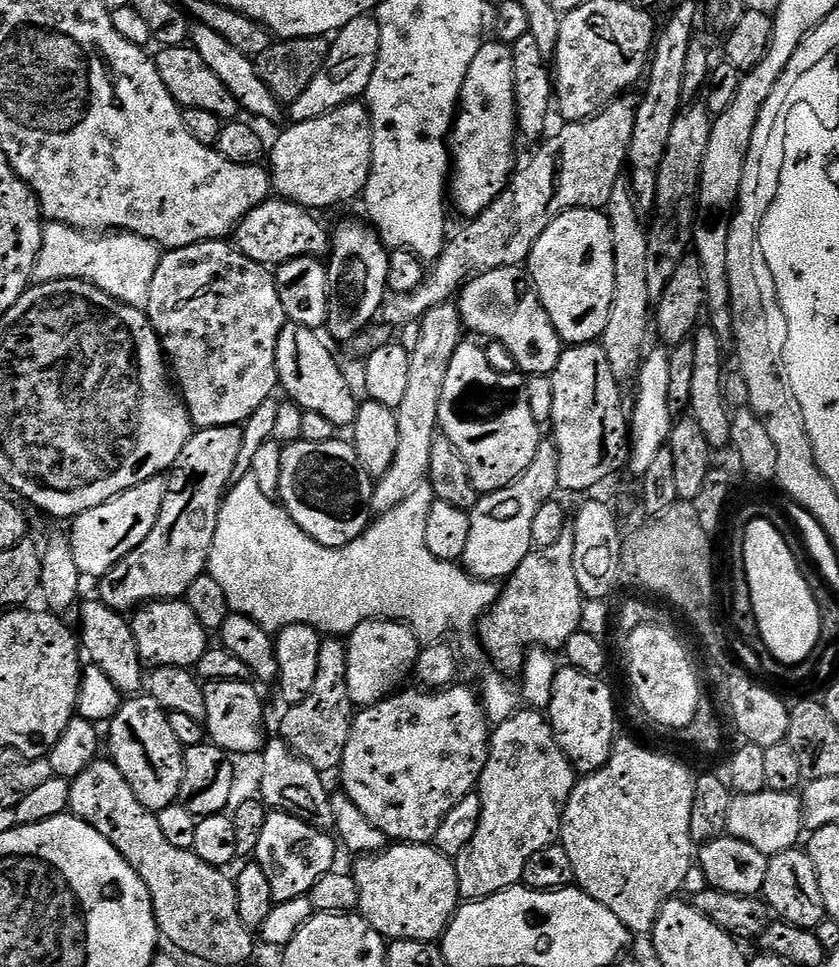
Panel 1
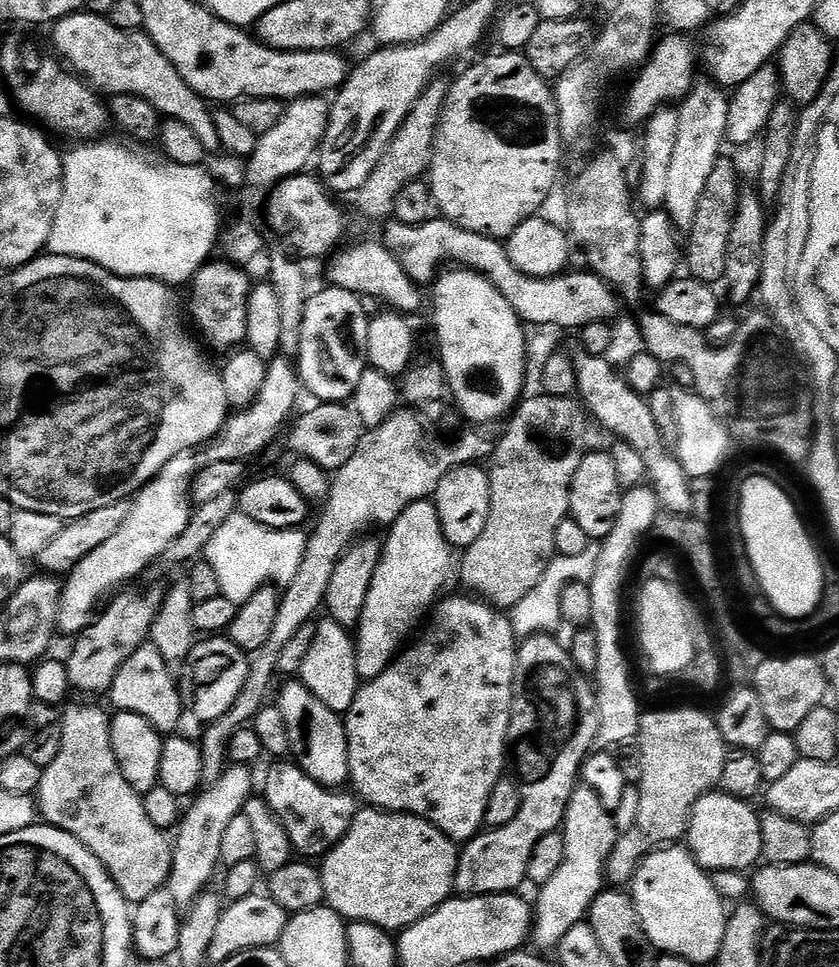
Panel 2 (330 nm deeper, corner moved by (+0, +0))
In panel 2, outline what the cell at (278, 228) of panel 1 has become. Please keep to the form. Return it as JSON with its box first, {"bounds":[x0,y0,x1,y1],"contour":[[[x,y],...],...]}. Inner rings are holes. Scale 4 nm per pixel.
{"bounds":[327,240,421,314],"contour":[[[368,240],[365,244],[352,244],[349,248],[343,248],[341,247],[327,261],[327,263],[329,262],[327,283],[331,287],[352,292],[361,298],[373,296],[374,299],[381,300],[384,306],[401,314],[419,310],[421,285],[415,284],[410,278],[410,274],[406,274],[406,270],[402,270],[398,258],[394,258],[394,254],[390,254],[390,250],[383,242],[376,241],[375,244],[374,241]]]}

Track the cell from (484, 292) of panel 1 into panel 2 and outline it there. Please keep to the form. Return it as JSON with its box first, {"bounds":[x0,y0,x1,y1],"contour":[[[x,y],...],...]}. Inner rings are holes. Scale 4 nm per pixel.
{"bounds":[571,350,693,515],"contour":[[[583,350],[571,353],[574,374],[577,375],[576,390],[591,419],[596,420],[608,432],[616,435],[617,441],[628,443],[638,451],[646,464],[649,485],[655,490],[661,507],[671,515],[689,515],[693,508],[690,479],[677,457],[665,444],[657,422],[650,413],[647,399],[633,390],[625,377],[611,364],[608,356],[595,356]]]}

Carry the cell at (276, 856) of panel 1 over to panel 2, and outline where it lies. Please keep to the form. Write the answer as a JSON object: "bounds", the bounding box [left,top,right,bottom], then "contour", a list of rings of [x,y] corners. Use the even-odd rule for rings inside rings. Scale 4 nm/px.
{"bounds":[262,762,358,857],"contour":[[[276,762],[264,780],[262,795],[270,810],[282,822],[290,842],[301,857],[323,857],[347,834],[348,828],[358,811],[358,800],[355,795],[343,796],[340,790],[324,788],[310,774],[306,774],[294,762]]]}

